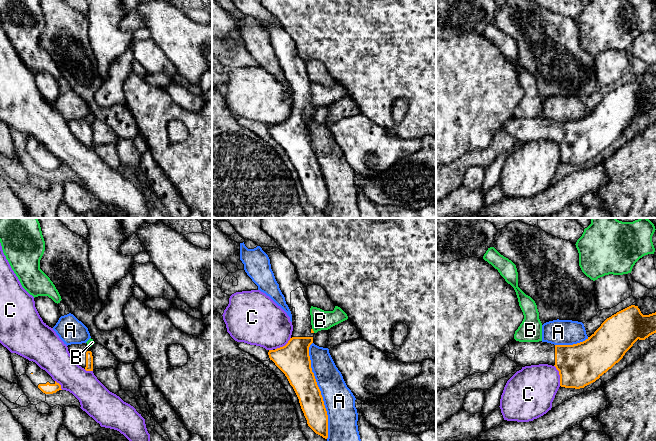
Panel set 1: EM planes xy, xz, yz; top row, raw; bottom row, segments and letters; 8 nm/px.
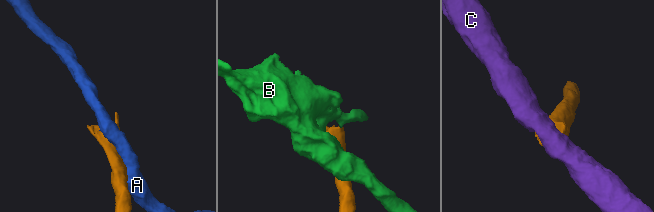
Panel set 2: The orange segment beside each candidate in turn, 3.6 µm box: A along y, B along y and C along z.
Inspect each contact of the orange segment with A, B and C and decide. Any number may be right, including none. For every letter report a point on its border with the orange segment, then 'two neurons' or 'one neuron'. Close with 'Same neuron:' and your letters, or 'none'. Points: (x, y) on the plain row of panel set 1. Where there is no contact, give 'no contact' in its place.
A: meets orange in xz at (319, 166); two neurons
B: meets orange in xz at (312, 106); two neurons
C: meets orange in yz at (559, 150); two neurons
Same neuron: none

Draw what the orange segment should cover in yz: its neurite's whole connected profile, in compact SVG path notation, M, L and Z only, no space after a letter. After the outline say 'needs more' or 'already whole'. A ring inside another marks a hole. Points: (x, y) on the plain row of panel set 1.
M631 81L611 93L585 117L573 121L554 121L547 118L519 118L513 115L501 126L518 143L548 140L555 142L560 151L560 162L580 165L595 158L618 139L639 116L656 109L656 88L643 91L638 82Z; needs more

